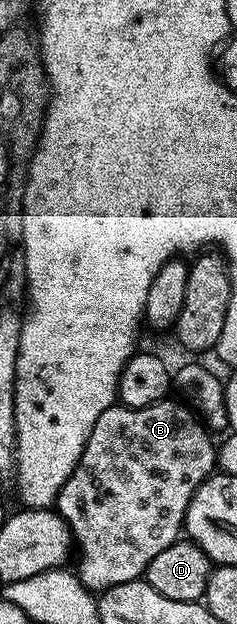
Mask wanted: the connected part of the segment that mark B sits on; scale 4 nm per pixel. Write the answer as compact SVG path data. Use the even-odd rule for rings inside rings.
M173 399L160 400L156 404L149 404L143 408L127 408L125 404L118 402L115 403L114 407L104 410L104 414L100 414L100 418L96 418L96 426L92 426L92 434L88 438L86 449L80 458L80 462L72 470L68 482L64 482L64 486L58 491L56 511L58 515L64 518L67 526L70 527L70 535L76 545L76 560L78 556L76 575L81 580L82 585L85 588L89 588L91 593L101 594L112 586L120 586L124 582L132 582L139 579L152 562L152 558L156 558L156 554L160 554L160 550L168 550L168 546L179 543L186 523L186 511L192 502L194 491L205 480L209 480L215 471L216 444L215 441L210 441L212 439L211 433L206 425L197 419L185 404Z

